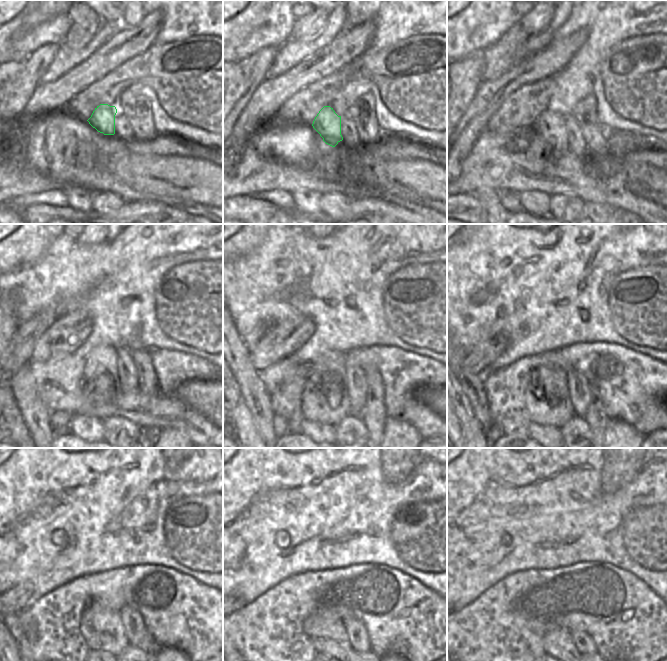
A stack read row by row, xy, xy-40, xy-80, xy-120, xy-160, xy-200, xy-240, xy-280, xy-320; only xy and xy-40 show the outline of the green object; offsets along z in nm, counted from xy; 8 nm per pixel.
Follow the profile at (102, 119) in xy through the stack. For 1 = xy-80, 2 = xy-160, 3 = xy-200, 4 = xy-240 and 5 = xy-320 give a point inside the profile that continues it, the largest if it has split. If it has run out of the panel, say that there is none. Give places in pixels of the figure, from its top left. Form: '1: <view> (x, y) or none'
1: xy-80 (548, 153)
2: xy-160 (324, 399)
3: xy-200 (547, 400)
4: xy-240 (101, 628)
5: xy-320 (558, 642)

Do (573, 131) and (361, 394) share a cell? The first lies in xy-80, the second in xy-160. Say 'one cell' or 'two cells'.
one cell

